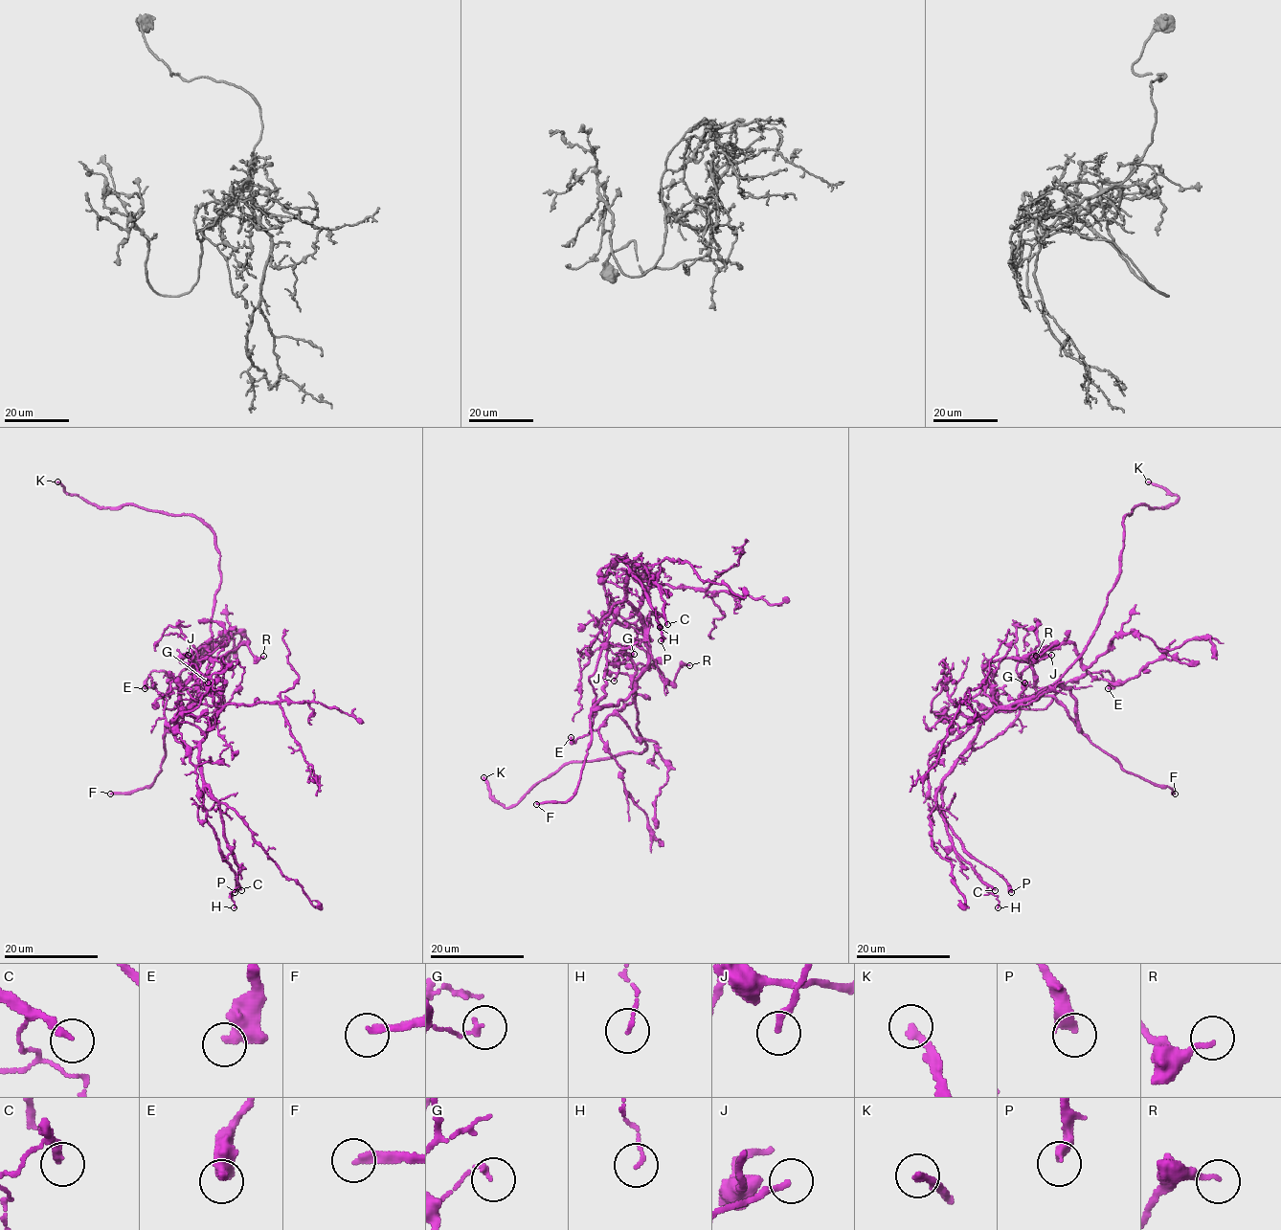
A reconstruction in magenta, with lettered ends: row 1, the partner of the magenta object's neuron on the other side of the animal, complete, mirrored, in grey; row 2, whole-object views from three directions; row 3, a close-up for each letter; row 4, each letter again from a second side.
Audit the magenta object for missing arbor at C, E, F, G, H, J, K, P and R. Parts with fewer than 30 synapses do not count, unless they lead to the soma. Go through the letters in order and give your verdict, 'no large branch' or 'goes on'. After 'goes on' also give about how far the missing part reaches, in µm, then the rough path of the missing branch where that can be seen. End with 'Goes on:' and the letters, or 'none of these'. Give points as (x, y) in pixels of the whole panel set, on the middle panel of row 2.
C: goes on; about 25 µm are missing; missing branch runs (667, 624), (686, 635), (693, 642), (694, 666), (706, 681), (704, 690)
E: no large branch
F: goes on; about 90 µm are missing; missing branch runs (536, 804), (528, 803), (506, 779), (496, 710), (463, 685), (484, 648), (452, 628), (444, 608)
G: no large branch
H: no large branch
J: no large branch
K: no large branch
P: no large branch
R: no large branch
Goes on: C, F

